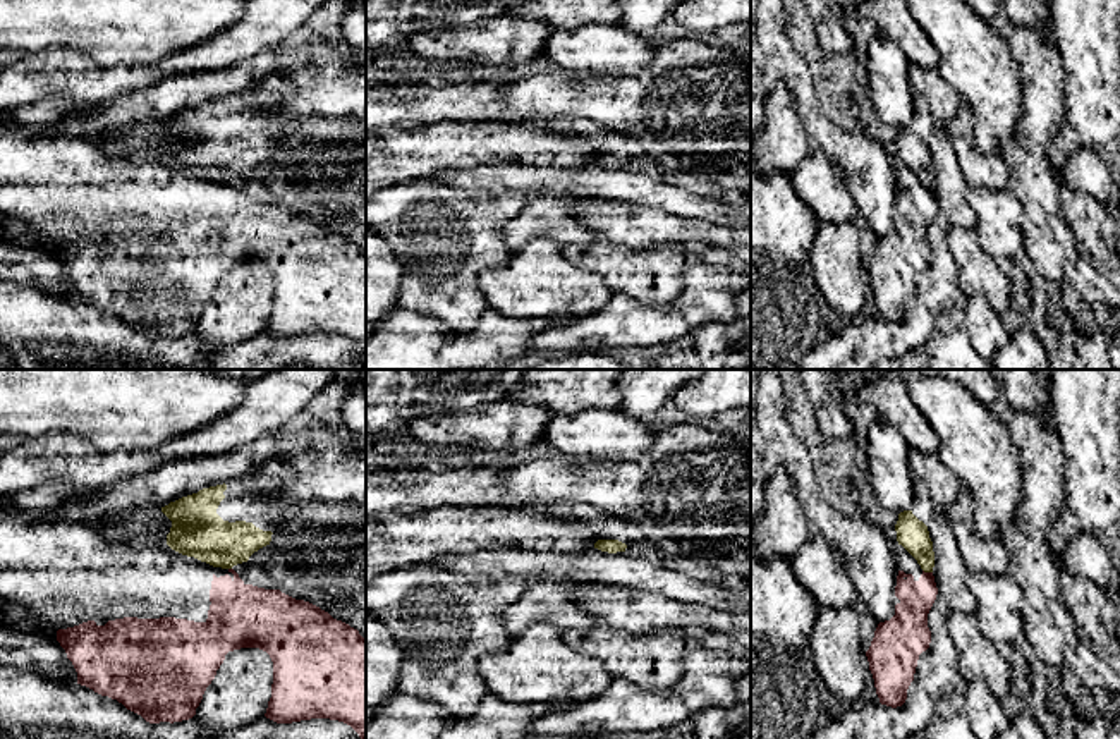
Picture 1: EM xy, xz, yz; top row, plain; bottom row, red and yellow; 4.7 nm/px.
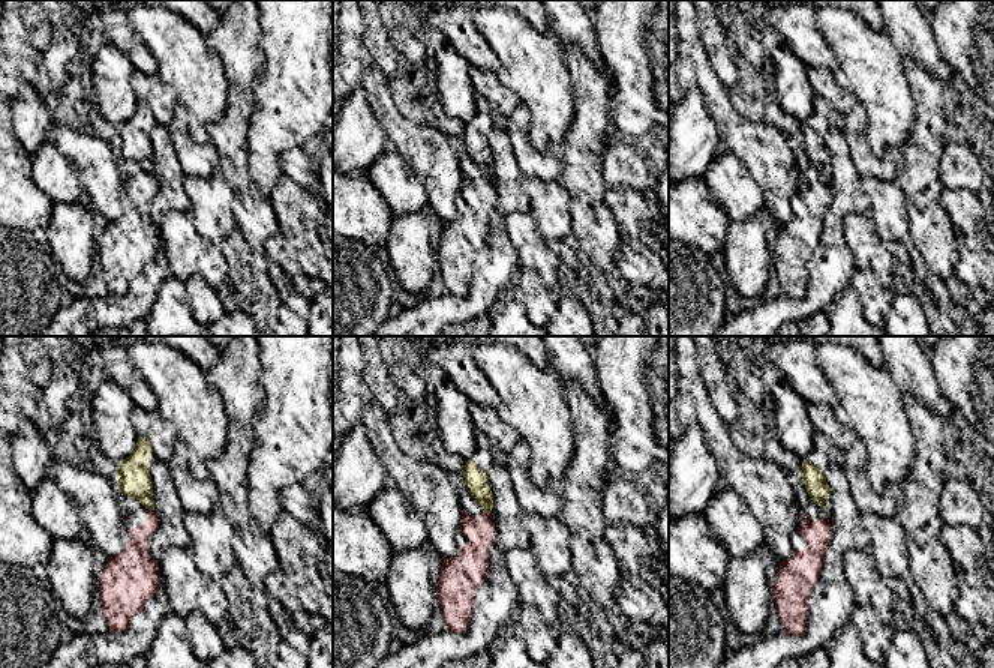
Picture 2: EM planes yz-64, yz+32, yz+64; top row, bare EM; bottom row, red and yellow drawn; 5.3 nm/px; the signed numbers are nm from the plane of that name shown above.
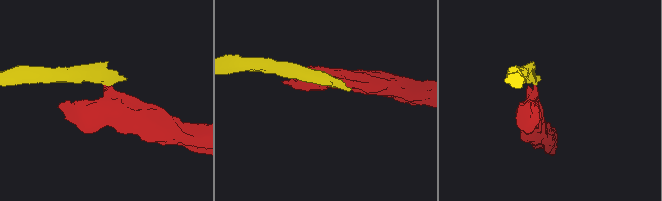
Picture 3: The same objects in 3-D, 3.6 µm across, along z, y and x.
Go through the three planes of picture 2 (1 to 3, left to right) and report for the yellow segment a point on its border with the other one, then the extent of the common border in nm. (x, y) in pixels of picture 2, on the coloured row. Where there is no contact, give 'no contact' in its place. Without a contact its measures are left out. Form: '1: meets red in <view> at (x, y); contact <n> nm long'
1: meets red in yz-64 at (149, 509); contact 40 nm long
2: meets red in yz+32 at (485, 512); contact 50 nm long
3: no contact

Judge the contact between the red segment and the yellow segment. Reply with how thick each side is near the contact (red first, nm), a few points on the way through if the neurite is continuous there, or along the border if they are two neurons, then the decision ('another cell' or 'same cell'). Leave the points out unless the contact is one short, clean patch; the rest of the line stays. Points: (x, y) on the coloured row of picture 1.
160/150 nm | along yz (923, 569), (931, 573) | another cell

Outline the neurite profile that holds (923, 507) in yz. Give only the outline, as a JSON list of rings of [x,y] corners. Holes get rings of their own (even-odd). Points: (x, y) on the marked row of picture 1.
[[[914,479],[916,493],[909,510],[898,514],[895,524],[897,541],[921,565],[924,572],[933,572],[934,552],[926,522],[934,516],[934,504],[921,479]]]

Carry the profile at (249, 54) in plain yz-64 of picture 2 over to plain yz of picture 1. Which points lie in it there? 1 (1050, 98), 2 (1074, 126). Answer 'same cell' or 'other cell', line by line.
1: same cell
2: other cell

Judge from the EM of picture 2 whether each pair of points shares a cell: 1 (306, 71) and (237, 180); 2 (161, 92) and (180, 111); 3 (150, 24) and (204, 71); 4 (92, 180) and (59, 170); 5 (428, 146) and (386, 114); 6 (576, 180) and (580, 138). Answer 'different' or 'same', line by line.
1: different
2: different
3: same
4: different
5: same
6: same

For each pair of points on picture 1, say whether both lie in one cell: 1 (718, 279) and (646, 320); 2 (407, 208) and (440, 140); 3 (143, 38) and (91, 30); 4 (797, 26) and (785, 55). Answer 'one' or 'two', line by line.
1: one
2: two
3: one
4: two

